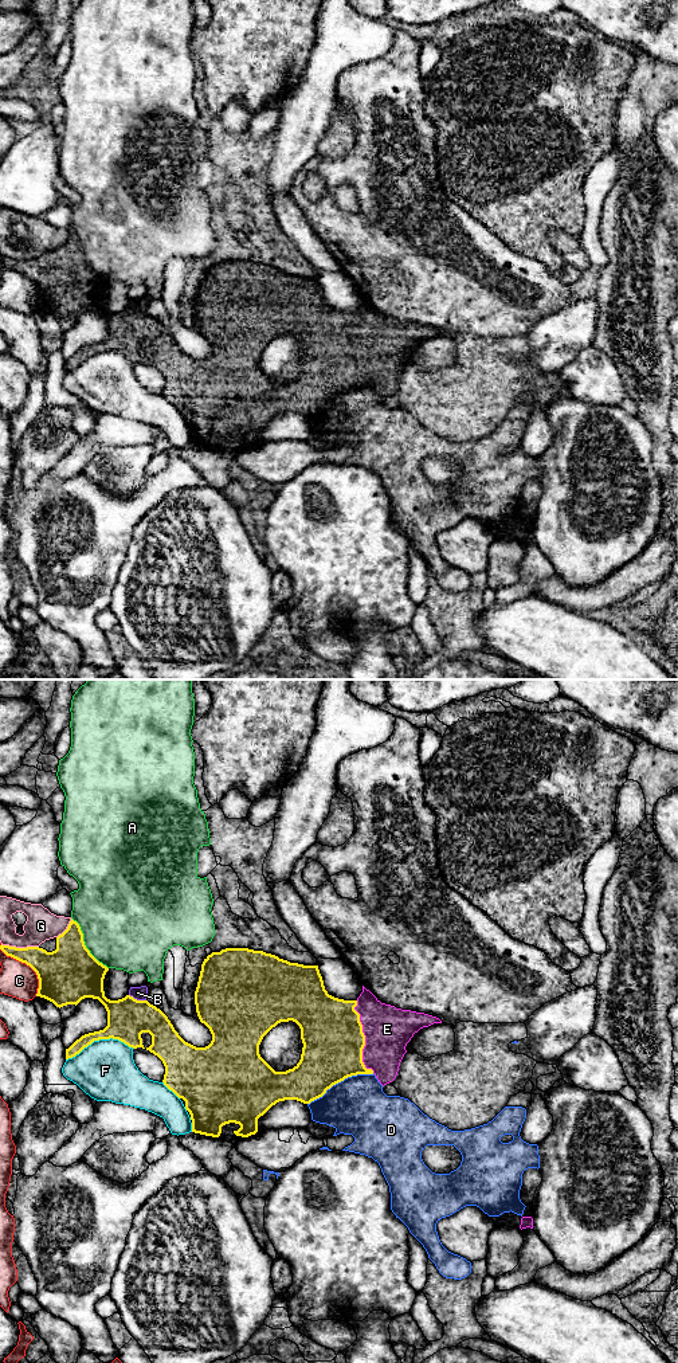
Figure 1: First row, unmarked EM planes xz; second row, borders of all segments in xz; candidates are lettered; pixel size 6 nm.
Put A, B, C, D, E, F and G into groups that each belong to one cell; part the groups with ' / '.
A / B / C / D / E / F / G

